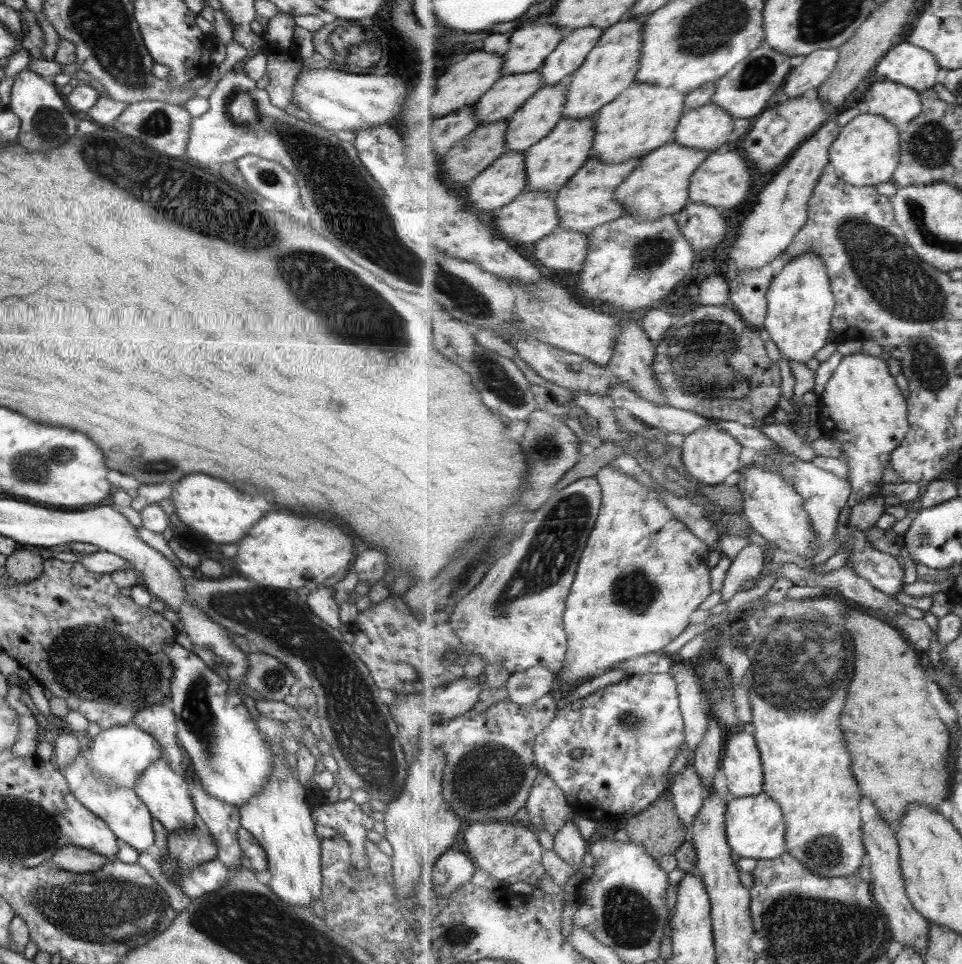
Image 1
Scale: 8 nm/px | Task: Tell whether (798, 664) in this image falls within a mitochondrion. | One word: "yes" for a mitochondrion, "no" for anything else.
yes

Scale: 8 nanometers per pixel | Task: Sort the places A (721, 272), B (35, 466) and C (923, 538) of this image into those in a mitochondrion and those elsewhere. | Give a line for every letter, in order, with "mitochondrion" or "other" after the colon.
A: other
B: mitochondrion
C: mitochondrion

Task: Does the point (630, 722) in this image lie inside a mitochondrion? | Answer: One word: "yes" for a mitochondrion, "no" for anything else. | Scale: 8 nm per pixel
yes

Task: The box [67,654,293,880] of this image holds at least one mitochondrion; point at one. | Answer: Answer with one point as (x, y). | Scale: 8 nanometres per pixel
(200, 720)

